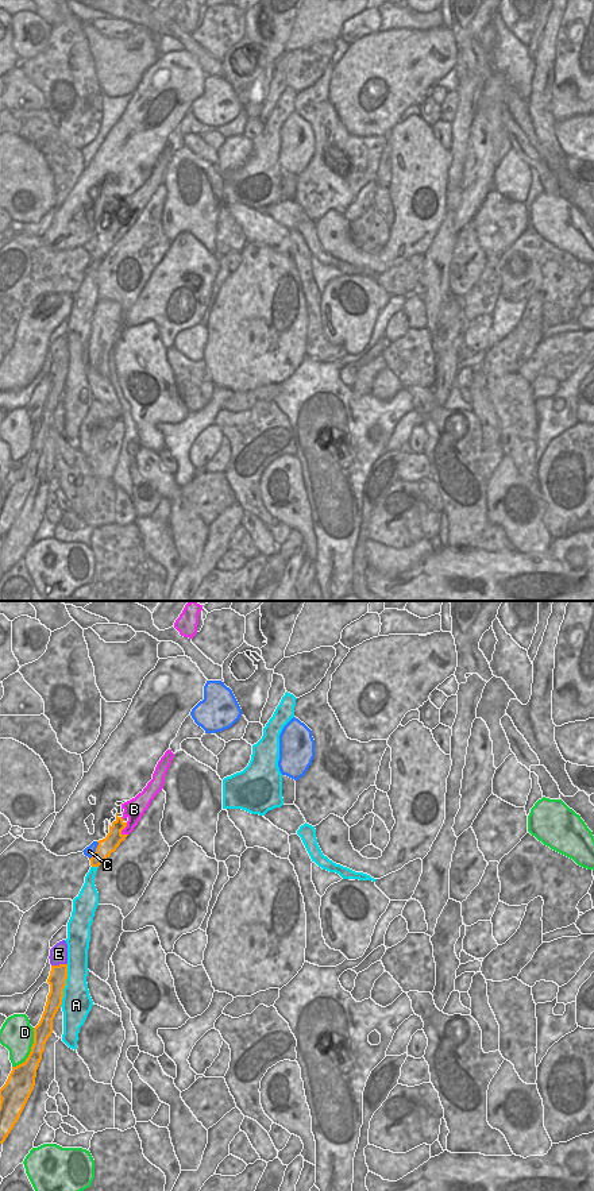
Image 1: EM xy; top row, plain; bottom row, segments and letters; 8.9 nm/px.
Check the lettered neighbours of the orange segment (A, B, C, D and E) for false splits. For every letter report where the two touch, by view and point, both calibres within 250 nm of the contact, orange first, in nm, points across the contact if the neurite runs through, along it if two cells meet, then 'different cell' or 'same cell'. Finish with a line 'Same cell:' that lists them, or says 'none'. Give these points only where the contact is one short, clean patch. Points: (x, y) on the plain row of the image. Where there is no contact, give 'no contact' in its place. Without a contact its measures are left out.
A: contact xy (65, 380); calibres 160 and 260 nm; different cell
B: contact xy (123, 223); calibres 150 and 190 nm; way xy (107, 241), (123, 223), (132, 215), (134, 204); same cell
C: contact xy (96, 246); calibres 150 and 100 nm; border xy (97, 236), (96, 246), (89, 254); different cell
D: contact xy (31, 446); calibres 220 and 300 nm; different cell
E: contact xy (60, 359); calibres 160 and 170 nm; different cell
Same cell: B

